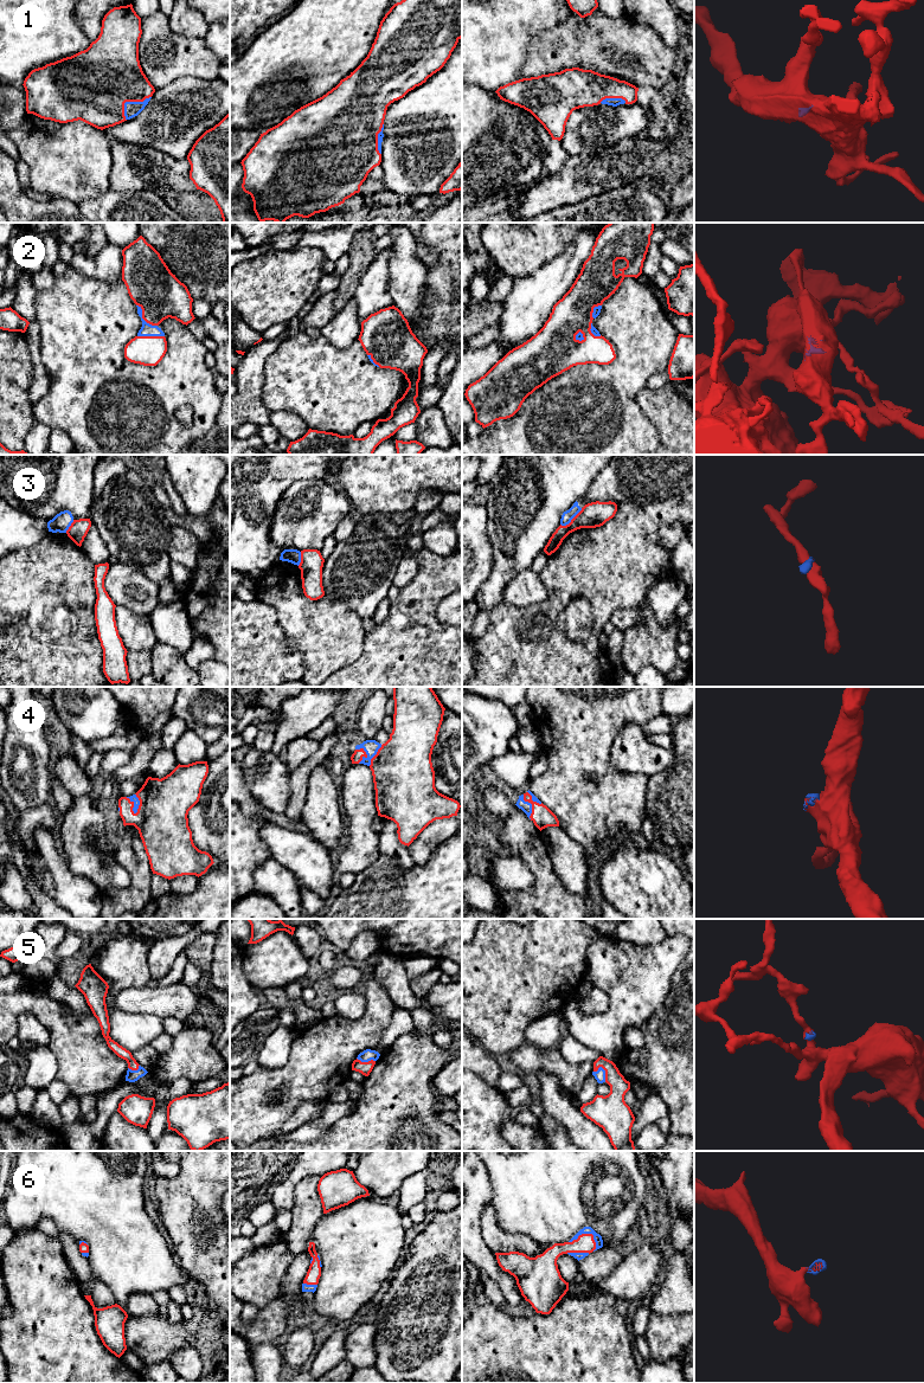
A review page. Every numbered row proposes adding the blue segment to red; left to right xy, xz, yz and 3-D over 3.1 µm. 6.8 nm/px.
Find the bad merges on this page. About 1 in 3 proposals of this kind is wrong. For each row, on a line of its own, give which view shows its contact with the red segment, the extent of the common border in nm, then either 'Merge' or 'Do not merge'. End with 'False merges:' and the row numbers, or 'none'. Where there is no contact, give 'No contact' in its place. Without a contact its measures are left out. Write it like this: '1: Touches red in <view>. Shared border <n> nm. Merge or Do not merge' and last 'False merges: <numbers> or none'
1: Touches red in xy. Shared border 240 nm. Merge
2: Touches red in xy. Shared border 200 nm. Merge
3: Touches red in yz. Shared border 190 nm. Do not merge
4: Touches red in xy. Shared border 140 nm. Merge
5: Touches red in yz. Shared border 120 nm. Merge
6: Touches red in yz. Shared border 200 nm. Merge
False merges: 3

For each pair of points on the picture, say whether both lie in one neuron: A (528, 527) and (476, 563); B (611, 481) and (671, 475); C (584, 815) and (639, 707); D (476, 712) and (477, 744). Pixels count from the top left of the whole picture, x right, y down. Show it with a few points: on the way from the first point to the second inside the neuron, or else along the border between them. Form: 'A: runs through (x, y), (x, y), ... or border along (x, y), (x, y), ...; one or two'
A: border along (486, 523), (493, 551), (493, 570), (488, 578); two
B: runs through (626, 477), (630, 475), (656, 475); one
C: runs through (581, 785), (581, 754), (609, 726); one
D: runs through (476, 720), (476, 735); one

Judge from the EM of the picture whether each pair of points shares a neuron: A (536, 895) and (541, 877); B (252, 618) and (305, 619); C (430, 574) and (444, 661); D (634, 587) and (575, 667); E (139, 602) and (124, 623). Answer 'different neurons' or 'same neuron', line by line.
A: same neuron
B: different neurons
C: same neuron
D: same neuron
E: different neurons

